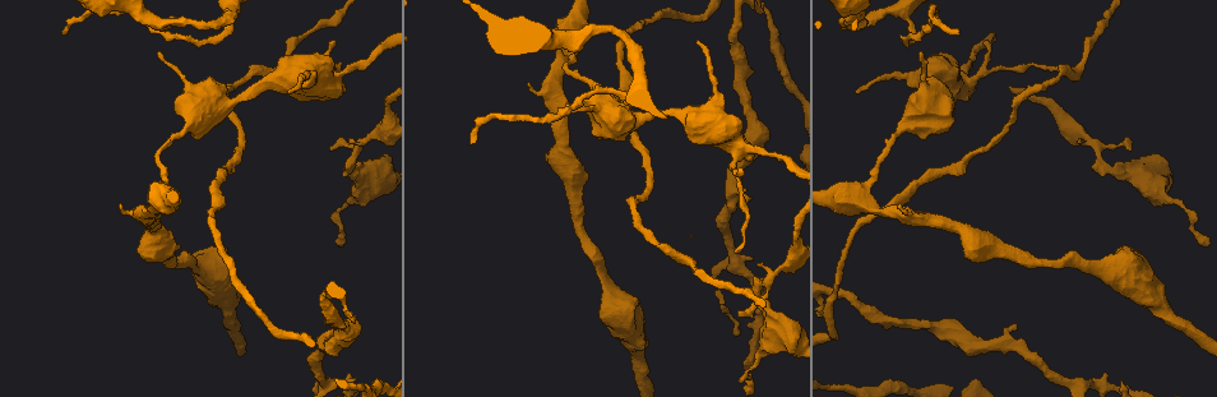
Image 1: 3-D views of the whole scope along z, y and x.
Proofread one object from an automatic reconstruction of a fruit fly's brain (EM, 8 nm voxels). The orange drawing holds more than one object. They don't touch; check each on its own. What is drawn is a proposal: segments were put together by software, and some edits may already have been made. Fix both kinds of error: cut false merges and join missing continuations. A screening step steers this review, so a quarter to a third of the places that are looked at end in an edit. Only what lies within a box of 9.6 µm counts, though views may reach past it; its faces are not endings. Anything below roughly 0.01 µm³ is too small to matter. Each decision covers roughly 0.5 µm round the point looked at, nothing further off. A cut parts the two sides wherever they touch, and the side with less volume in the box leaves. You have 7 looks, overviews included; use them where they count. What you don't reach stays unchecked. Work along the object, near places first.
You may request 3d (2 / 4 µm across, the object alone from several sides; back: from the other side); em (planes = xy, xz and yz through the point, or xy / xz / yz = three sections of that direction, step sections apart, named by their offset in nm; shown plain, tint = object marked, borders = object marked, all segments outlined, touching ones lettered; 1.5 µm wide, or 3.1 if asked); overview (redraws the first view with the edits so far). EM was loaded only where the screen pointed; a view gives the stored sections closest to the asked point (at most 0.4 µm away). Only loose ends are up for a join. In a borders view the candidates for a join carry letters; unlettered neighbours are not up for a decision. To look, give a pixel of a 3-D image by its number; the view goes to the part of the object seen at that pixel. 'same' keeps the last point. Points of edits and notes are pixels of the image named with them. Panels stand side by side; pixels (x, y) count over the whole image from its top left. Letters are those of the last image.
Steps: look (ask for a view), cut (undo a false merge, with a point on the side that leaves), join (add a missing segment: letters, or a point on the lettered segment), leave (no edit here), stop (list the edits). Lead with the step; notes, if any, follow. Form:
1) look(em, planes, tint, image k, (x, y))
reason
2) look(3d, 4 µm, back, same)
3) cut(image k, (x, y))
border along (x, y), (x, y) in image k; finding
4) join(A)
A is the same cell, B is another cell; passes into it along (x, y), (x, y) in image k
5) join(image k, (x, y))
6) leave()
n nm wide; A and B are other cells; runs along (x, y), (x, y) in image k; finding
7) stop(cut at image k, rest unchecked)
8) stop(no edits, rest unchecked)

look(3d, 4 µm, image 1, (469, 142))

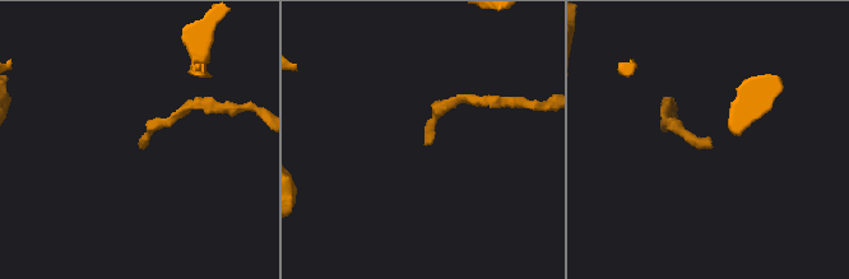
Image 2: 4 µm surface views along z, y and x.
look(em, planes, borders, image 2, (140, 146))

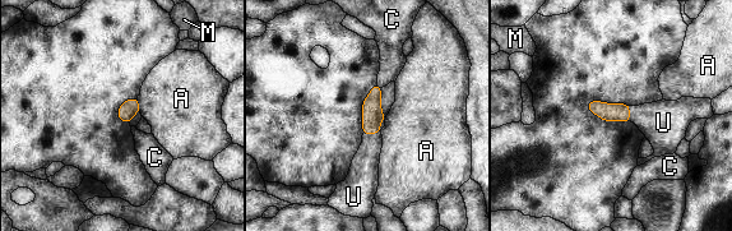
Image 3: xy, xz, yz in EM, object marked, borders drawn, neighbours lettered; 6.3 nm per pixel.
join(image 3, (364, 171))
U is the same cell, A, C and M are other cells; passes into it along (373, 115), (371, 133), (364, 171) in image 3; it goes on there

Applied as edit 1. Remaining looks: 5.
look(em, planes, borders, image 1, (737, 252))
thin end

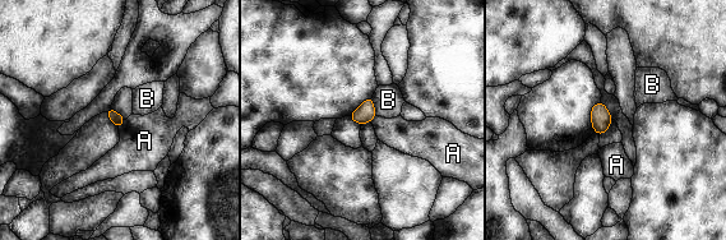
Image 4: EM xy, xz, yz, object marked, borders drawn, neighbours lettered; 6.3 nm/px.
leave()
70 nm wide; A and B are other cells; border along (126, 119), (118, 128) in image 4; no lettered segment goes on from it

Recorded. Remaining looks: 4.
stop(join at image 3, rest unchecked)

